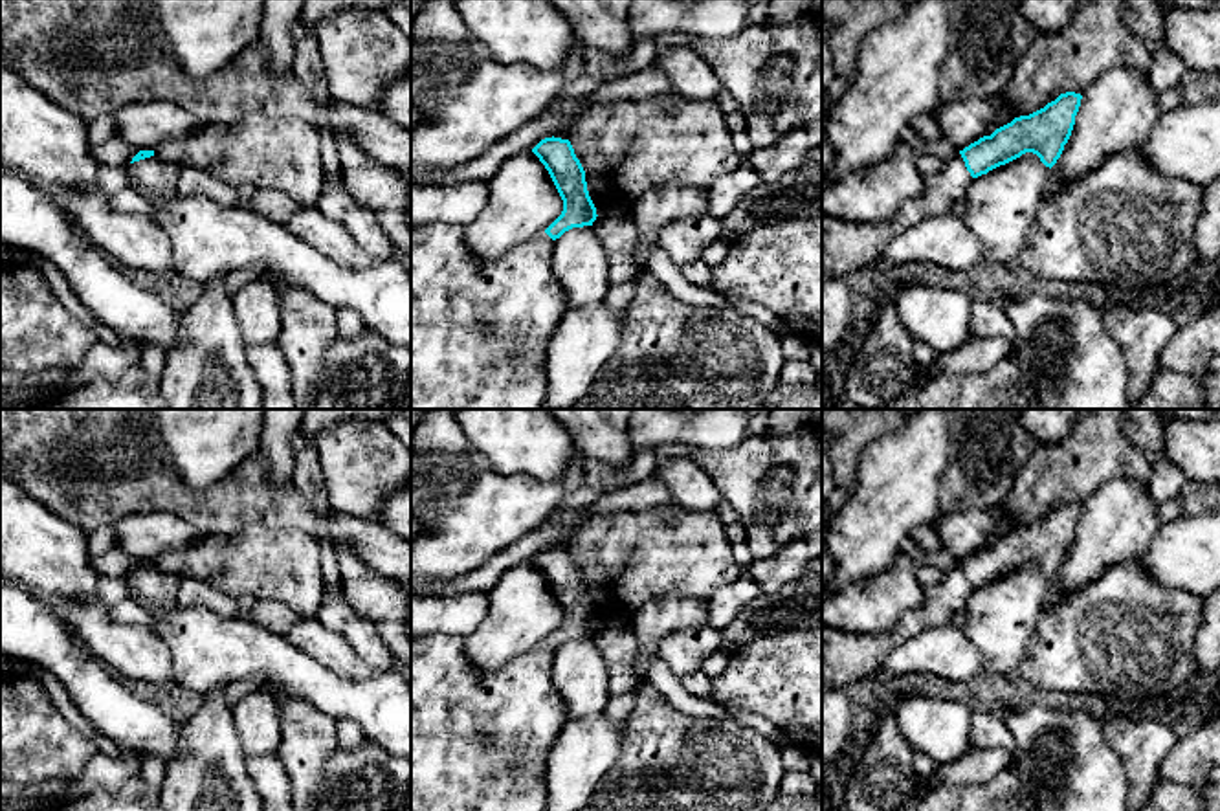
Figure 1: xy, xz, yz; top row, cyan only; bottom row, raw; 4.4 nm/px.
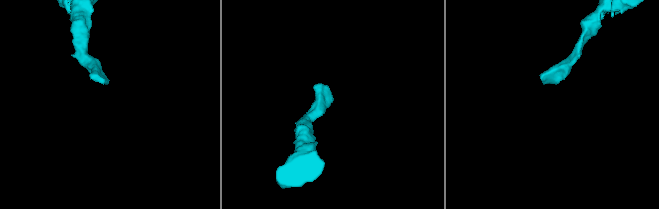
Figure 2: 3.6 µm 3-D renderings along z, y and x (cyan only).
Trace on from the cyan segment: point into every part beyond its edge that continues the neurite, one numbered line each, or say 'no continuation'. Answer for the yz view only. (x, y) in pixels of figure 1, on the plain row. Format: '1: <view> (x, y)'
1: yz (846, 657)

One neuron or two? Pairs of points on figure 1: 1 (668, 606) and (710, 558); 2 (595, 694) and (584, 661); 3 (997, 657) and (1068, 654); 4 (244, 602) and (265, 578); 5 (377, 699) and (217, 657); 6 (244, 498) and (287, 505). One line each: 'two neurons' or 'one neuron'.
1: two neurons
2: one neuron
3: two neurons
4: two neurons
5: one neuron
6: one neuron

